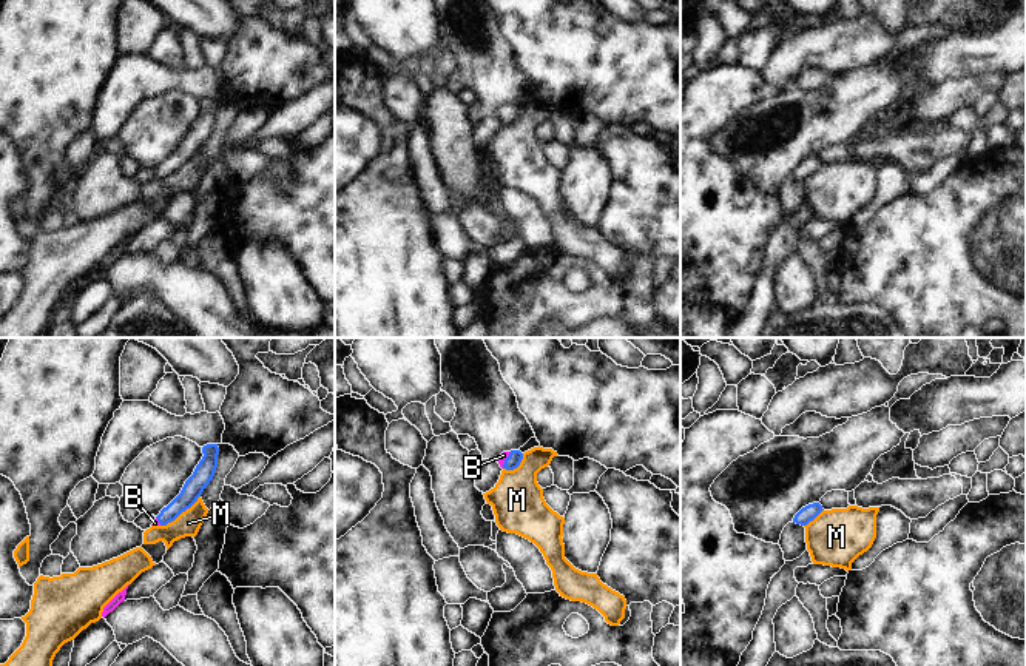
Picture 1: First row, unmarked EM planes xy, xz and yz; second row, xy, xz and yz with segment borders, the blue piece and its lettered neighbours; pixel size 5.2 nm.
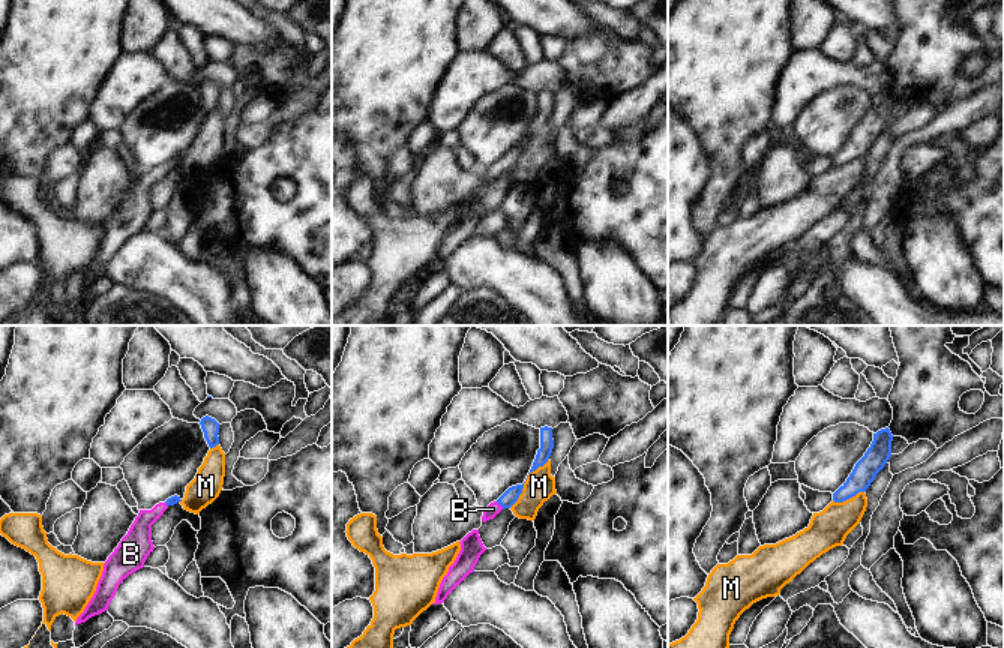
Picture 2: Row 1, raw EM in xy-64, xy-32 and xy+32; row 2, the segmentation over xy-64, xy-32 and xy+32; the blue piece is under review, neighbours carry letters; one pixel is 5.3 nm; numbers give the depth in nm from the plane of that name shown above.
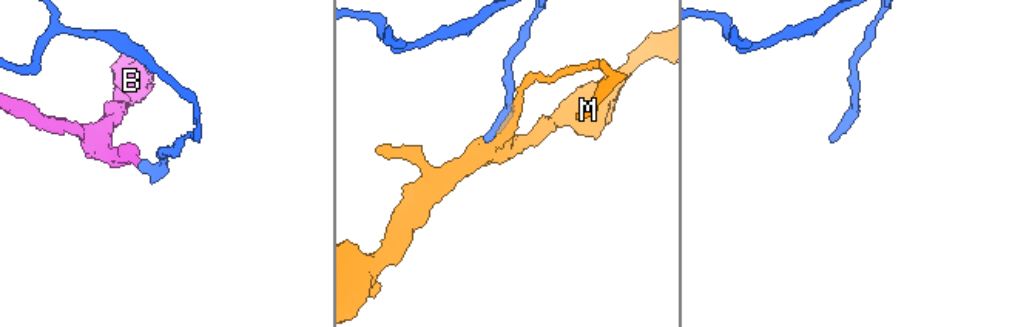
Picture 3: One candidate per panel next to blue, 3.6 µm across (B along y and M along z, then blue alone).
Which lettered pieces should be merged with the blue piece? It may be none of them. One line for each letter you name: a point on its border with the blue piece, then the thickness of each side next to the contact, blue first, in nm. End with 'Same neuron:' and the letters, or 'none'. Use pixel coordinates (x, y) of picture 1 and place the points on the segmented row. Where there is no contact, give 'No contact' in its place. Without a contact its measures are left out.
B: Touches blue at xz (505, 460). Thickness 80 nm (blue) against 40 nm
Same neuron: B

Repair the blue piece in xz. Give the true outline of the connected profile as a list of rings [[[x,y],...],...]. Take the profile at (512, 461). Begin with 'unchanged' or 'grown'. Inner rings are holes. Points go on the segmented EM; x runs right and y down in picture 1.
grown; [[[520,450],[503,452],[498,458],[501,469],[514,470],[520,466],[523,453]]]

